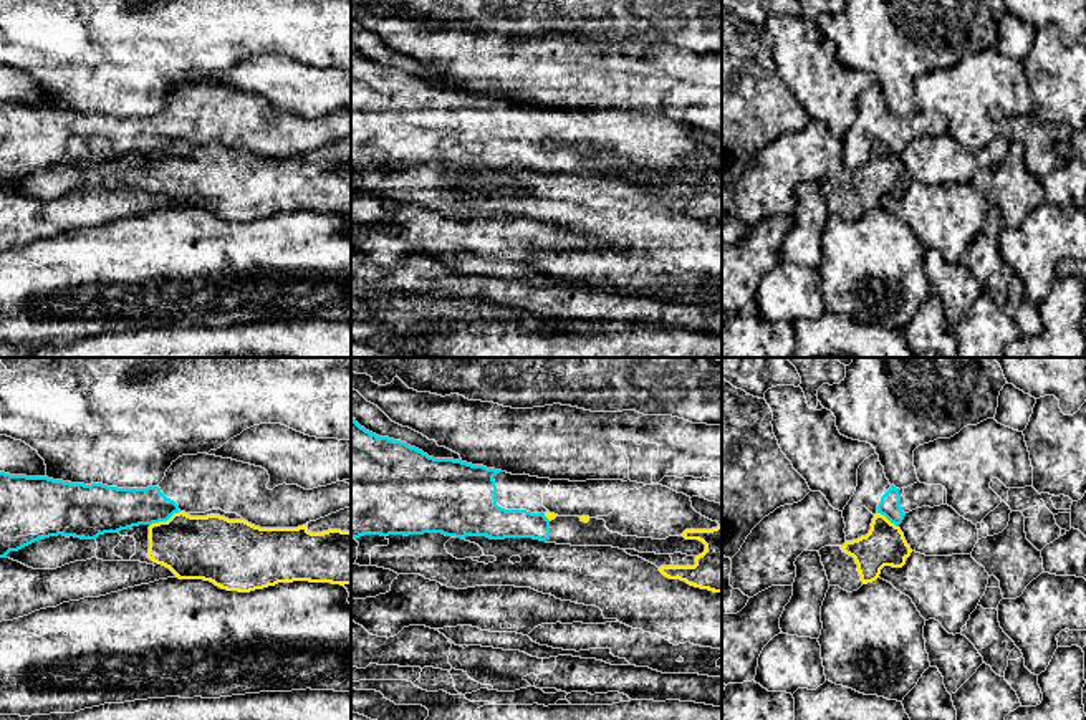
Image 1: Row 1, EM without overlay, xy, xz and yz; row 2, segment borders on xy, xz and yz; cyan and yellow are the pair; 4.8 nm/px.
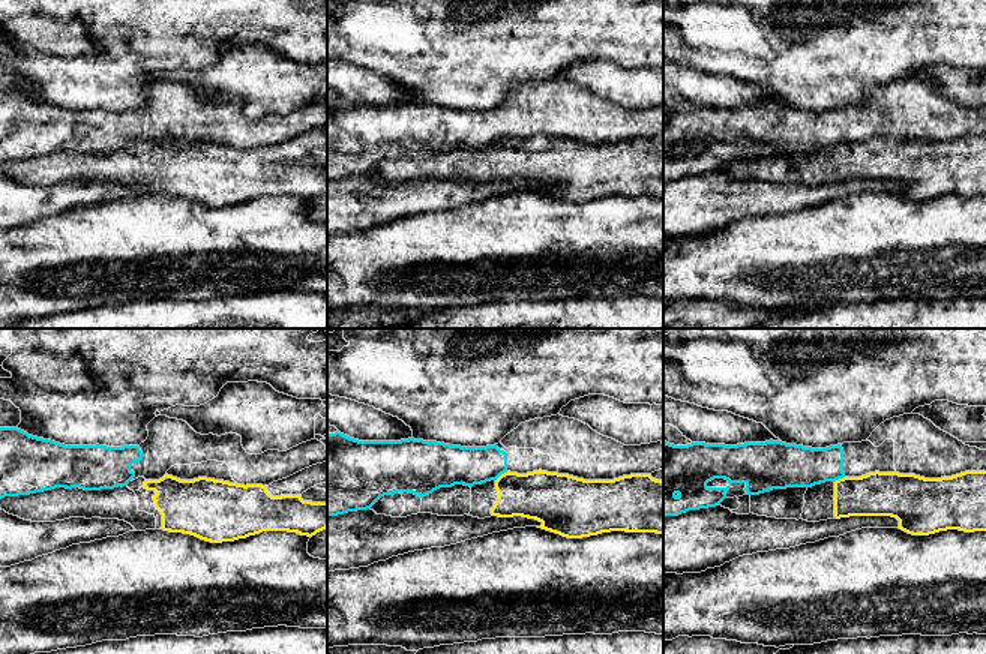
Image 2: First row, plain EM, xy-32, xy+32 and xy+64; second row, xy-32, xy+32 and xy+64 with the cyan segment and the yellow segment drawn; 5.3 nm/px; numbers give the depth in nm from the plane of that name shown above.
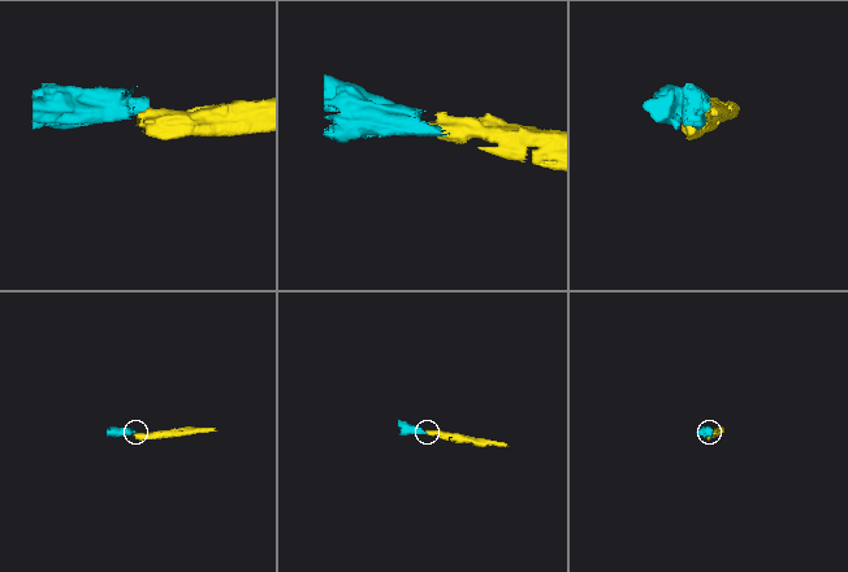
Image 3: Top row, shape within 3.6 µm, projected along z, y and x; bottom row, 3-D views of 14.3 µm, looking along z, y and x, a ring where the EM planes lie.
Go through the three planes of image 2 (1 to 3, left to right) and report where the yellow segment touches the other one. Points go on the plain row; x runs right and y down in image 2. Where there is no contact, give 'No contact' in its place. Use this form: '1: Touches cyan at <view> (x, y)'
1: No contact
2: Touches cyan at xy+32 (502, 137)
3: Touches cyan at xy+64 (839, 141)

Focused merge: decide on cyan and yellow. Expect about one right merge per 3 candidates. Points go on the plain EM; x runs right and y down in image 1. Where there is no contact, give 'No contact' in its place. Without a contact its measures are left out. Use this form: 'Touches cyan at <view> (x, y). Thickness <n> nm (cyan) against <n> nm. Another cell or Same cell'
Touches cyan at xy (164, 149). Thickness 220 nm (cyan) against 300 nm. Another cell

